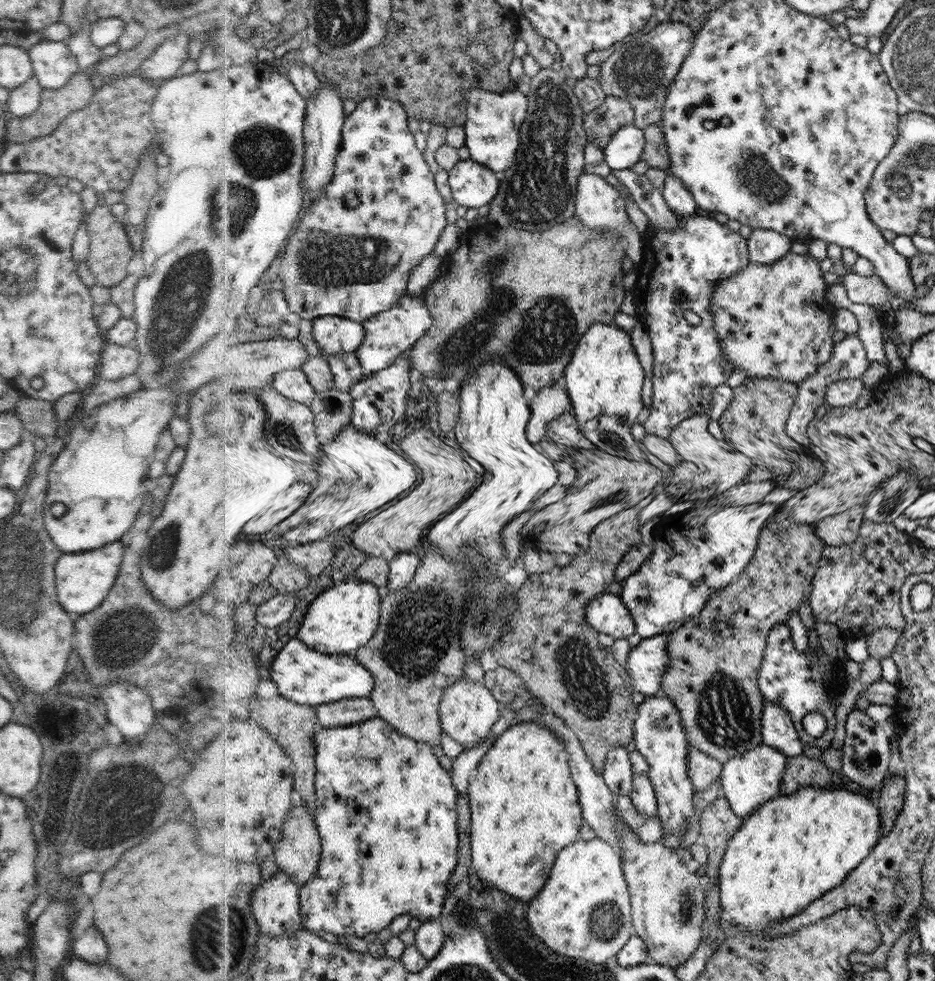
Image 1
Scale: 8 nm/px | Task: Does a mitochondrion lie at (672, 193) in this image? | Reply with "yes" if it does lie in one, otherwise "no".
no

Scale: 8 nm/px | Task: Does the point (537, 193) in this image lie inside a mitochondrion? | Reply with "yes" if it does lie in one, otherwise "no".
yes

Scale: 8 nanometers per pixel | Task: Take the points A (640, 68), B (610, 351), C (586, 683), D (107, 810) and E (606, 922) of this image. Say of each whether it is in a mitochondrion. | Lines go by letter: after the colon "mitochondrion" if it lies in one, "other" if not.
A: mitochondrion
B: other
C: mitochondrion
D: mitochondrion
E: mitochondrion

